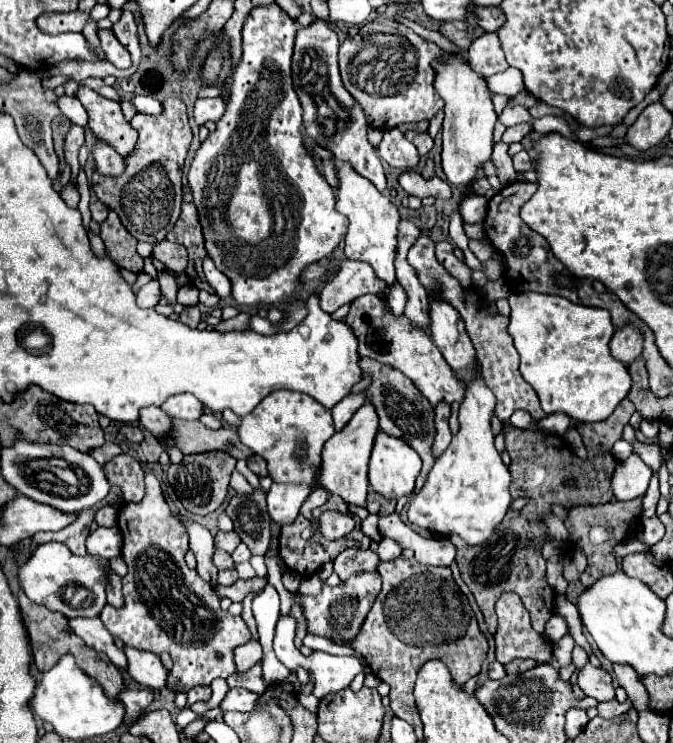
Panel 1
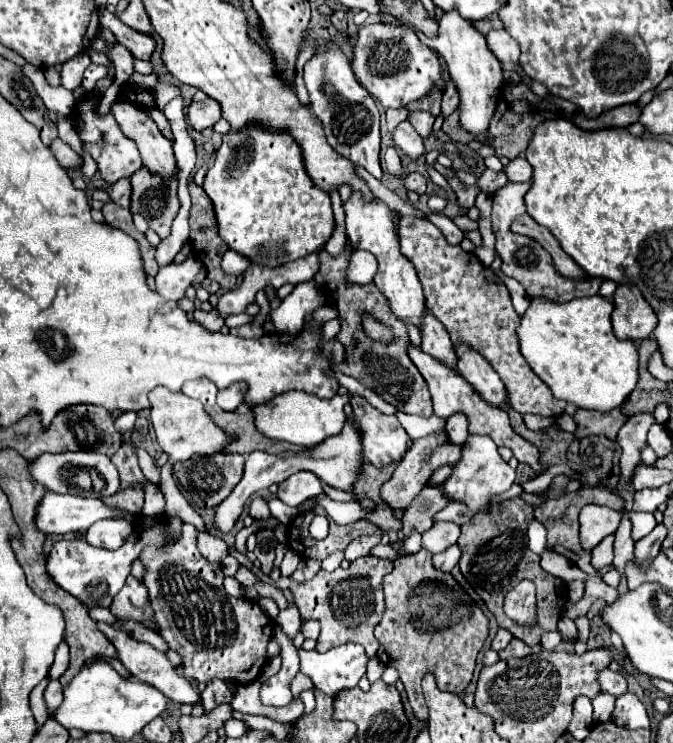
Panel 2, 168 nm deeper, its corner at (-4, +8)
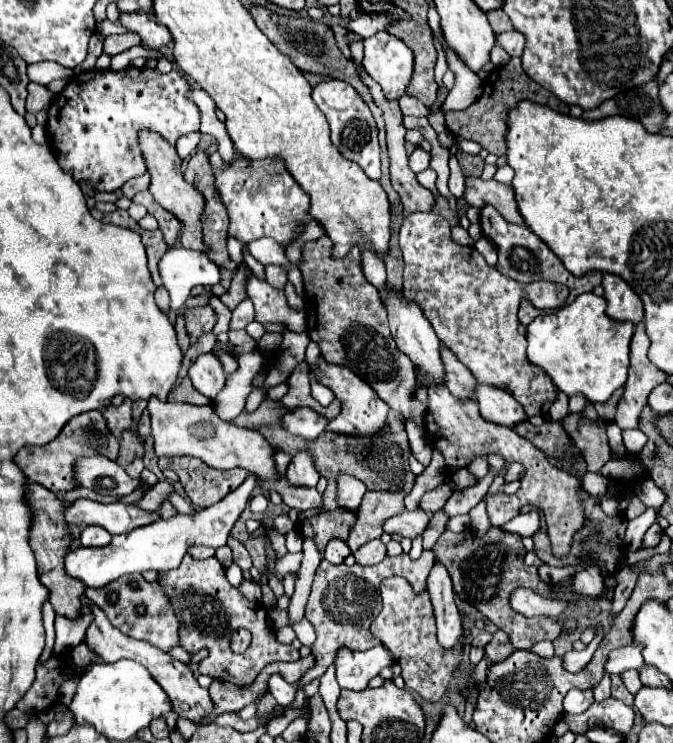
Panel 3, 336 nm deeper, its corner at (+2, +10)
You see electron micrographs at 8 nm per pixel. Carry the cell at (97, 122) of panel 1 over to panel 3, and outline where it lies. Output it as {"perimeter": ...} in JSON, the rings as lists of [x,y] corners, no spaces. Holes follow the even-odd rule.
{"perimeter":[[[142,129],[142,133],[138,133],[138,143],[140,143],[140,149],[142,149],[142,155],[144,155],[144,161],[146,161],[146,167],[148,167],[148,173],[152,177],[150,181],[150,193],[154,195],[154,199],[164,207],[168,209],[170,213],[174,213],[184,225],[186,225],[186,231],[180,239],[182,247],[186,249],[194,249],[194,251],[202,251],[204,249],[204,243],[202,243],[202,227],[200,227],[200,213],[204,209],[204,197],[198,193],[198,189],[192,185],[192,183],[186,183],[184,177],[182,177],[182,171],[180,171],[180,165],[182,165],[182,159],[178,157],[176,149],[162,137],[158,137],[158,133],[154,131],[146,131]]]}

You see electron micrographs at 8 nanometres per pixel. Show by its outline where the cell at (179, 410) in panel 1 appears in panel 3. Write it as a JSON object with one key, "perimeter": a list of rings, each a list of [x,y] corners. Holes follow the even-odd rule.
{"perimeter":[[[204,353],[192,363],[192,367],[188,369],[188,377],[198,393],[214,399],[224,387],[226,373],[222,369],[222,363],[212,353]]]}

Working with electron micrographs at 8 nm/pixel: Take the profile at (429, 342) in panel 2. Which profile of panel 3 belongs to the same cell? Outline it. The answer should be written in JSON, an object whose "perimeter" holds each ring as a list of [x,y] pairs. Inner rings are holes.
{"perimeter":[[[440,343],[440,357],[444,365],[444,385],[450,389],[450,393],[454,393],[454,397],[460,399],[474,399],[476,381],[470,369],[466,369],[466,365],[462,365],[458,357],[454,357],[454,353],[450,353],[450,349],[446,349],[442,343]]]}

